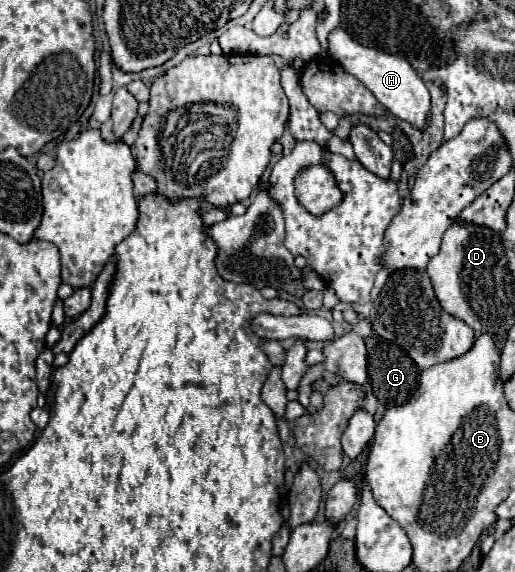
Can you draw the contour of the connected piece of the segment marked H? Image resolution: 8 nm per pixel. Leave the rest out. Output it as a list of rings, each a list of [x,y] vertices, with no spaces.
[[[334,28],[328,34],[328,54],[334,58],[348,74],[356,76],[380,104],[384,104],[394,116],[414,124],[416,128],[424,128],[426,118],[430,114],[430,94],[424,86],[424,80],[416,74],[416,70],[408,64],[406,58],[388,54],[384,50],[364,46],[356,42],[344,28]]]

